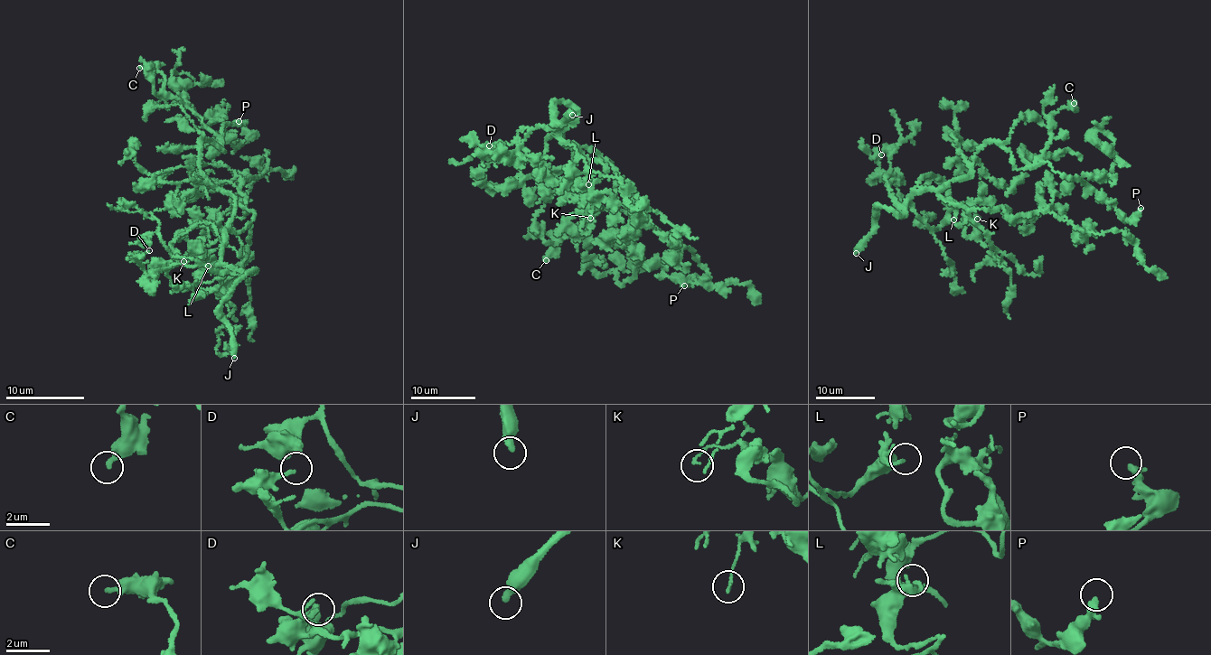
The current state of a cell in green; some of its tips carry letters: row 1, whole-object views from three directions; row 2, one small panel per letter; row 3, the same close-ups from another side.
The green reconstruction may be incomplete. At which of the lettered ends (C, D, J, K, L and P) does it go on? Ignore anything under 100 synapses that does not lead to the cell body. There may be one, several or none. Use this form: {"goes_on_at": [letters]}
{"goes_on_at": ["J"]}

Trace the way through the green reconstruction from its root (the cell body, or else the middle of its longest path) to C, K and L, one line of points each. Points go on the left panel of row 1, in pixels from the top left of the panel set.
C: (233, 196), (208, 181), (198, 159), (202, 138), (224, 151), (217, 136), (164, 90), (160, 71), (139, 68)
K: (233, 196), (230, 230), (239, 238), (240, 256), (226, 245), (202, 256), (192, 254), (183, 261)
L: (233, 196), (218, 266), (224, 276), (218, 285), (204, 289), (200, 281), (209, 270), (208, 266)

